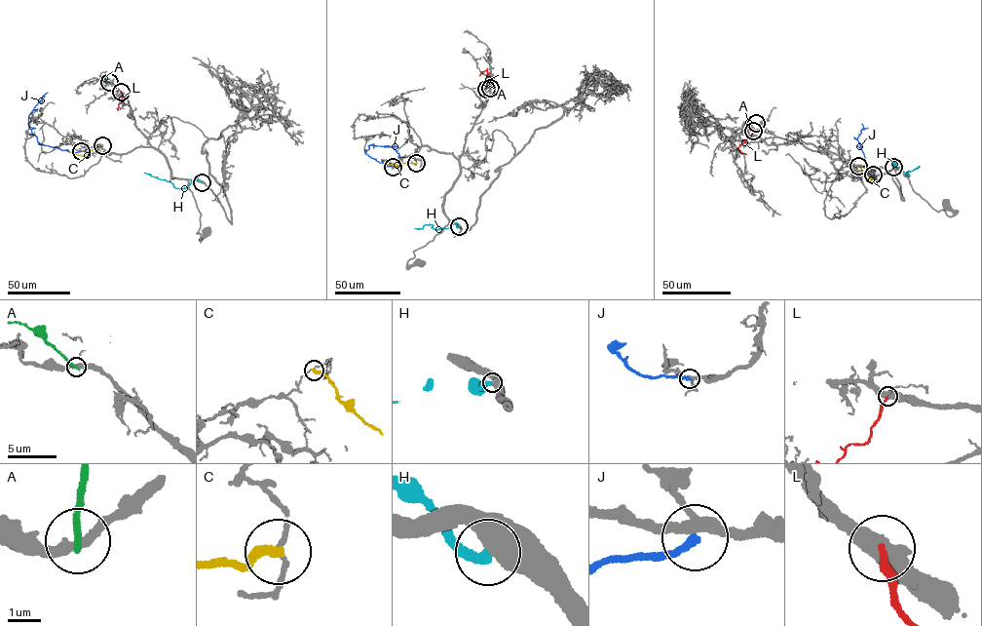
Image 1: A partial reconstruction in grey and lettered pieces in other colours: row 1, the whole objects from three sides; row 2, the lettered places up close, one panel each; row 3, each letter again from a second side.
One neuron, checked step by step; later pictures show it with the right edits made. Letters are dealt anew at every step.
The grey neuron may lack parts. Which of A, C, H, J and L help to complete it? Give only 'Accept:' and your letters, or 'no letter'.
Accept: no letter

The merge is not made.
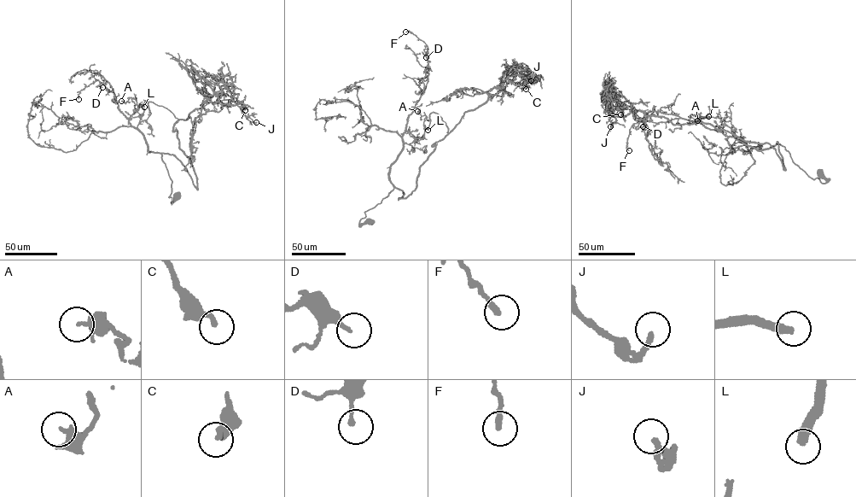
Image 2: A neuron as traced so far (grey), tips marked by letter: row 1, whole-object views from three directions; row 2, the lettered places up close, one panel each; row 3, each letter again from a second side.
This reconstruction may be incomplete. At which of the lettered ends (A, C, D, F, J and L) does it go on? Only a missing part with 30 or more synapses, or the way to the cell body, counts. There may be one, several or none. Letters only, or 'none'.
L

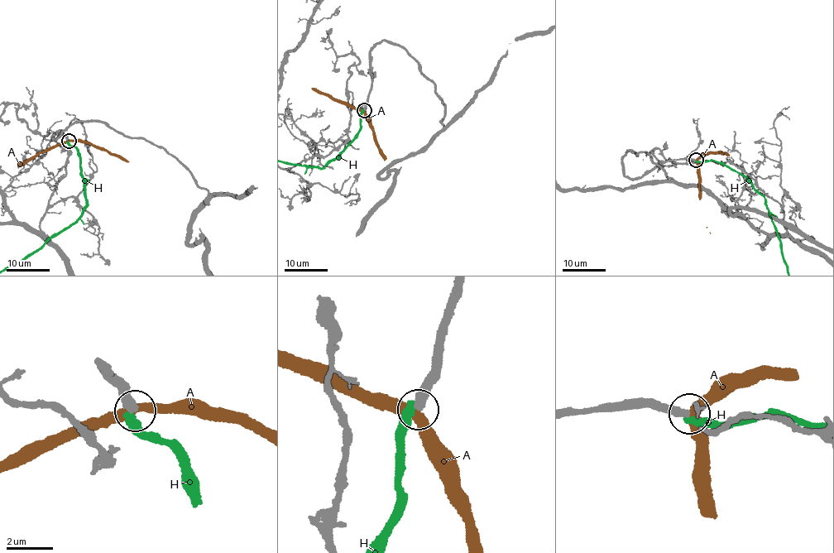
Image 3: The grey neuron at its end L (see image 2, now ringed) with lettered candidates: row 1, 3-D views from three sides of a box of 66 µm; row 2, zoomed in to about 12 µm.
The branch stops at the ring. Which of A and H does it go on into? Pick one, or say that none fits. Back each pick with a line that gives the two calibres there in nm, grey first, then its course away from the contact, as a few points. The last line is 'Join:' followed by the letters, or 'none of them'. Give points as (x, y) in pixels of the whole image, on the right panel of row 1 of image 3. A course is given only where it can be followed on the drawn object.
Join: none of them

